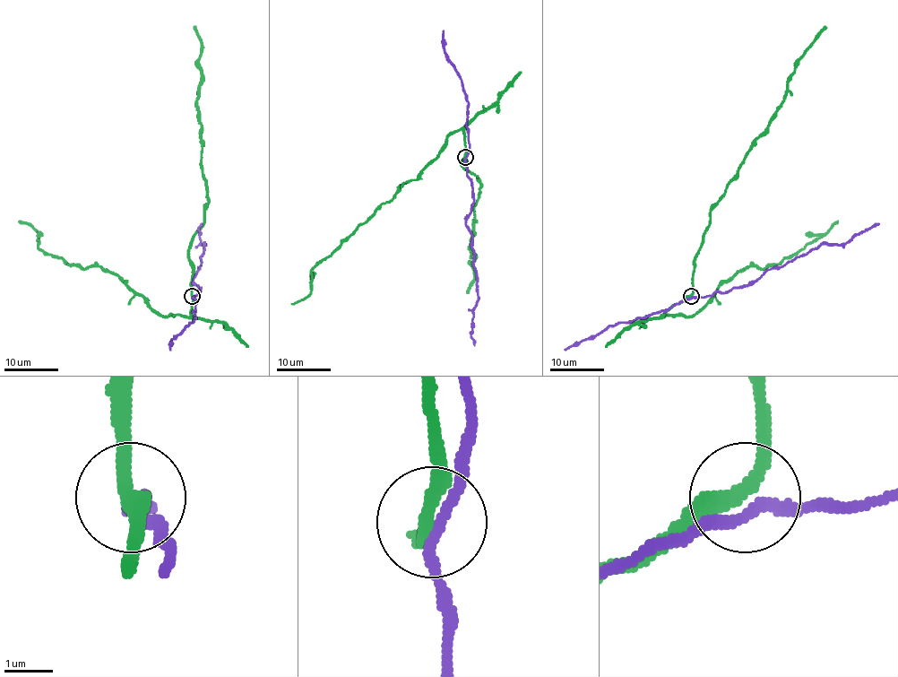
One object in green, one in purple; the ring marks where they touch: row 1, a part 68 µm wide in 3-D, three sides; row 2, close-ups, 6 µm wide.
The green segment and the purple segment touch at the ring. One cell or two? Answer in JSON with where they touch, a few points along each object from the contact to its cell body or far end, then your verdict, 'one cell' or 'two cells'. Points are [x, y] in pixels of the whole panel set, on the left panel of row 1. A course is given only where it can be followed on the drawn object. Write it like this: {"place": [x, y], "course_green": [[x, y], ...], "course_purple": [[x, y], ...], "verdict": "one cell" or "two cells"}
{"place": [192, 296], "course_green": [[193, 297], [188, 247], [194, 233], [203, 223], [207, 202], [198, 100], [201, 40], [194, 25]], "course_purple": [[193, 297], [201, 289], [193, 281], [199, 269], [204, 244], [201, 242], [198, 229], [202, 223]], "verdict": "one cell"}

